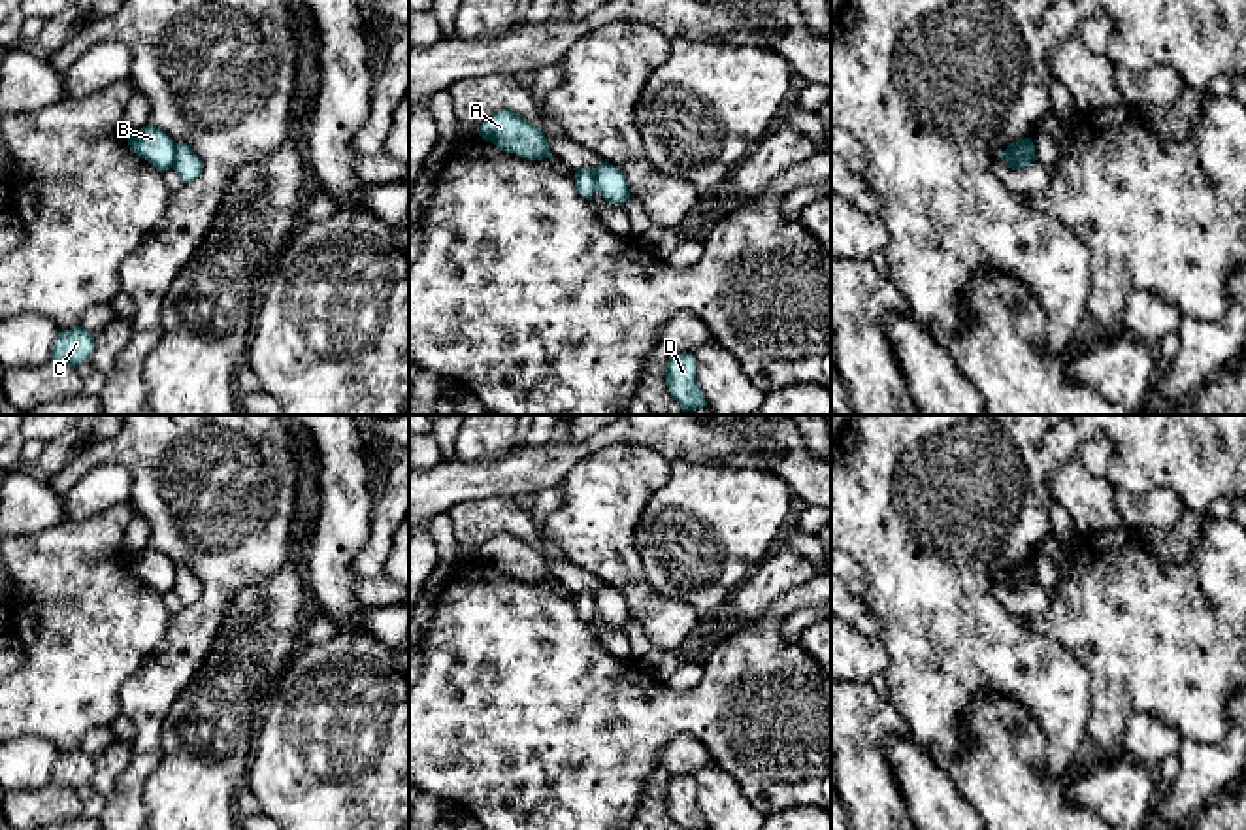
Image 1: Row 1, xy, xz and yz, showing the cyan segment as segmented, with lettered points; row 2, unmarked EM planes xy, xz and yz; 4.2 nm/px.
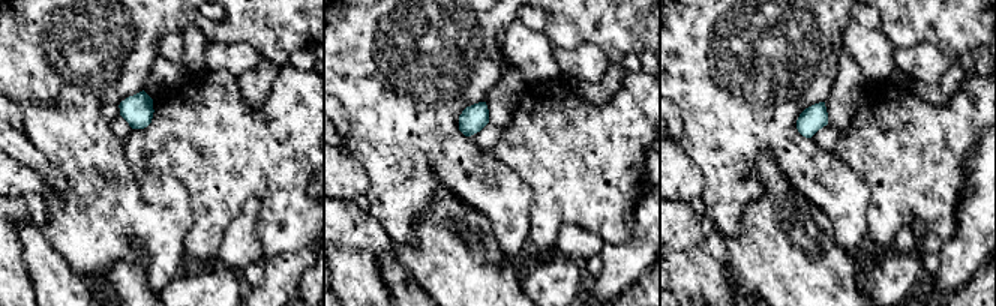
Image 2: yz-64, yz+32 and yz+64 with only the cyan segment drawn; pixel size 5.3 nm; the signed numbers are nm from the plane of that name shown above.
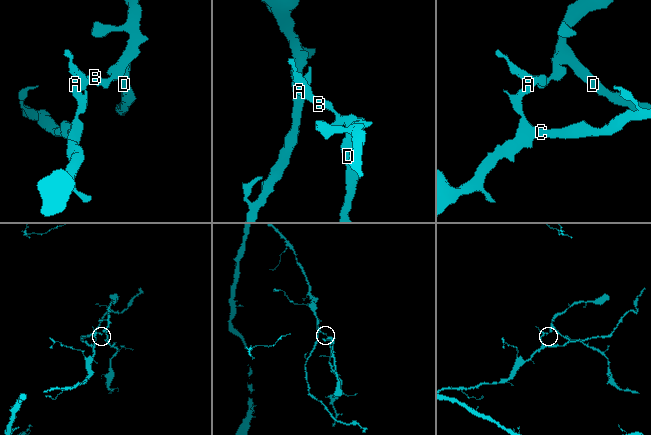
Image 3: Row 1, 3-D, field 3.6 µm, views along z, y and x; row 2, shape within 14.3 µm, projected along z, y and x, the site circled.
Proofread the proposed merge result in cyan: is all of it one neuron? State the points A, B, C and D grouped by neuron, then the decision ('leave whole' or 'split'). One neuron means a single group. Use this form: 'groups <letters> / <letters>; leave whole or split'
groups A B C / D; split

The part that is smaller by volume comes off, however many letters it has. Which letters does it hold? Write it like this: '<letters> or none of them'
D

